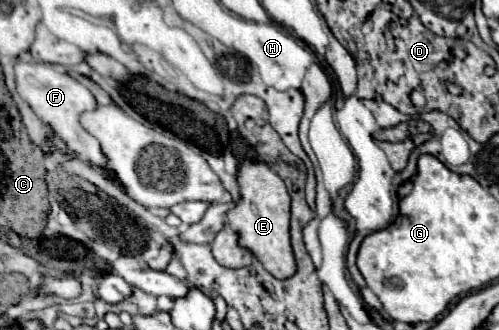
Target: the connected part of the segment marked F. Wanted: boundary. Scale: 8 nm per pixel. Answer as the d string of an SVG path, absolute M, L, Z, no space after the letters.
M18 62L16 64L16 90L22 96L22 100L28 102L28 106L40 118L40 122L44 126L48 126L66 144L66 148L78 156L78 160L82 160L84 164L88 164L90 168L94 168L96 172L100 172L104 176L110 174L110 172L106 172L108 160L100 148L100 142L92 134L88 134L78 122L82 112L94 110L98 106L94 94L84 84L74 80L66 72L56 72L50 64Z

